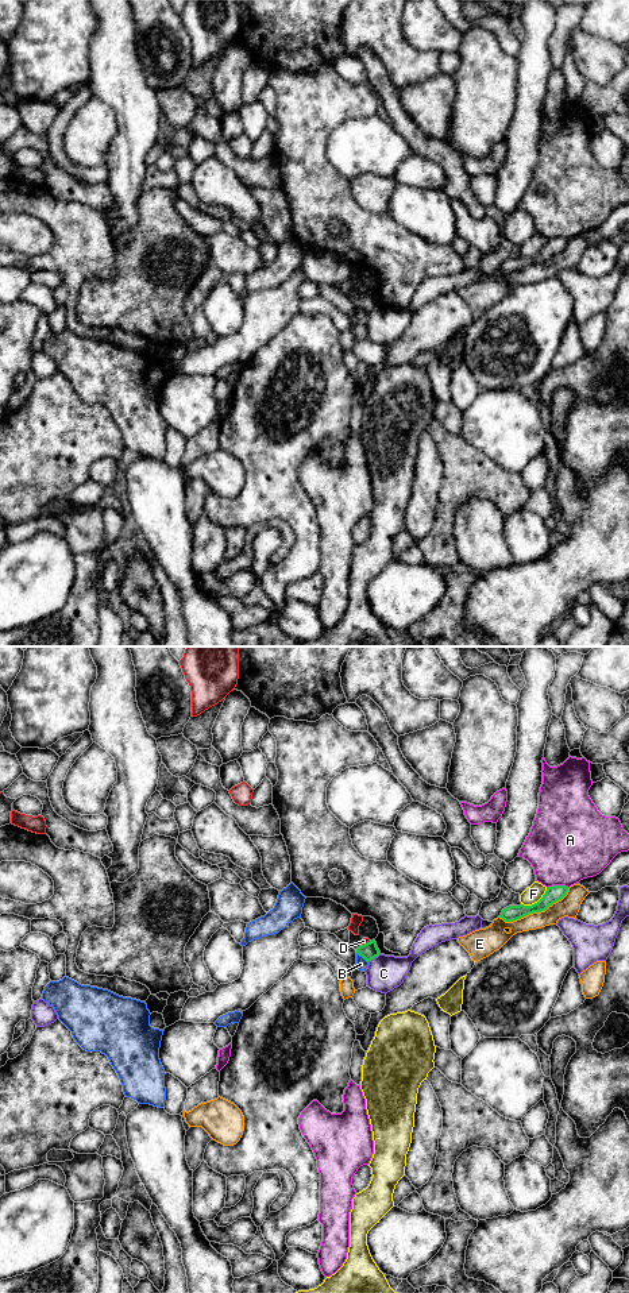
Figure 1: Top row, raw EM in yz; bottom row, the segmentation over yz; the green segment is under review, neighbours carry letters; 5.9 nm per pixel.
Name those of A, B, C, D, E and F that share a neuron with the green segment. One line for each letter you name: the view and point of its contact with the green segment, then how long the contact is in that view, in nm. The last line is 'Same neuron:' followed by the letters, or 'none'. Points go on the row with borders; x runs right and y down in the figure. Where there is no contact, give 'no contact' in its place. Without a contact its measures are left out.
Same neuron: none

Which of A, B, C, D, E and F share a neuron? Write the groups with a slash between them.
A / B / C / D / E / F

